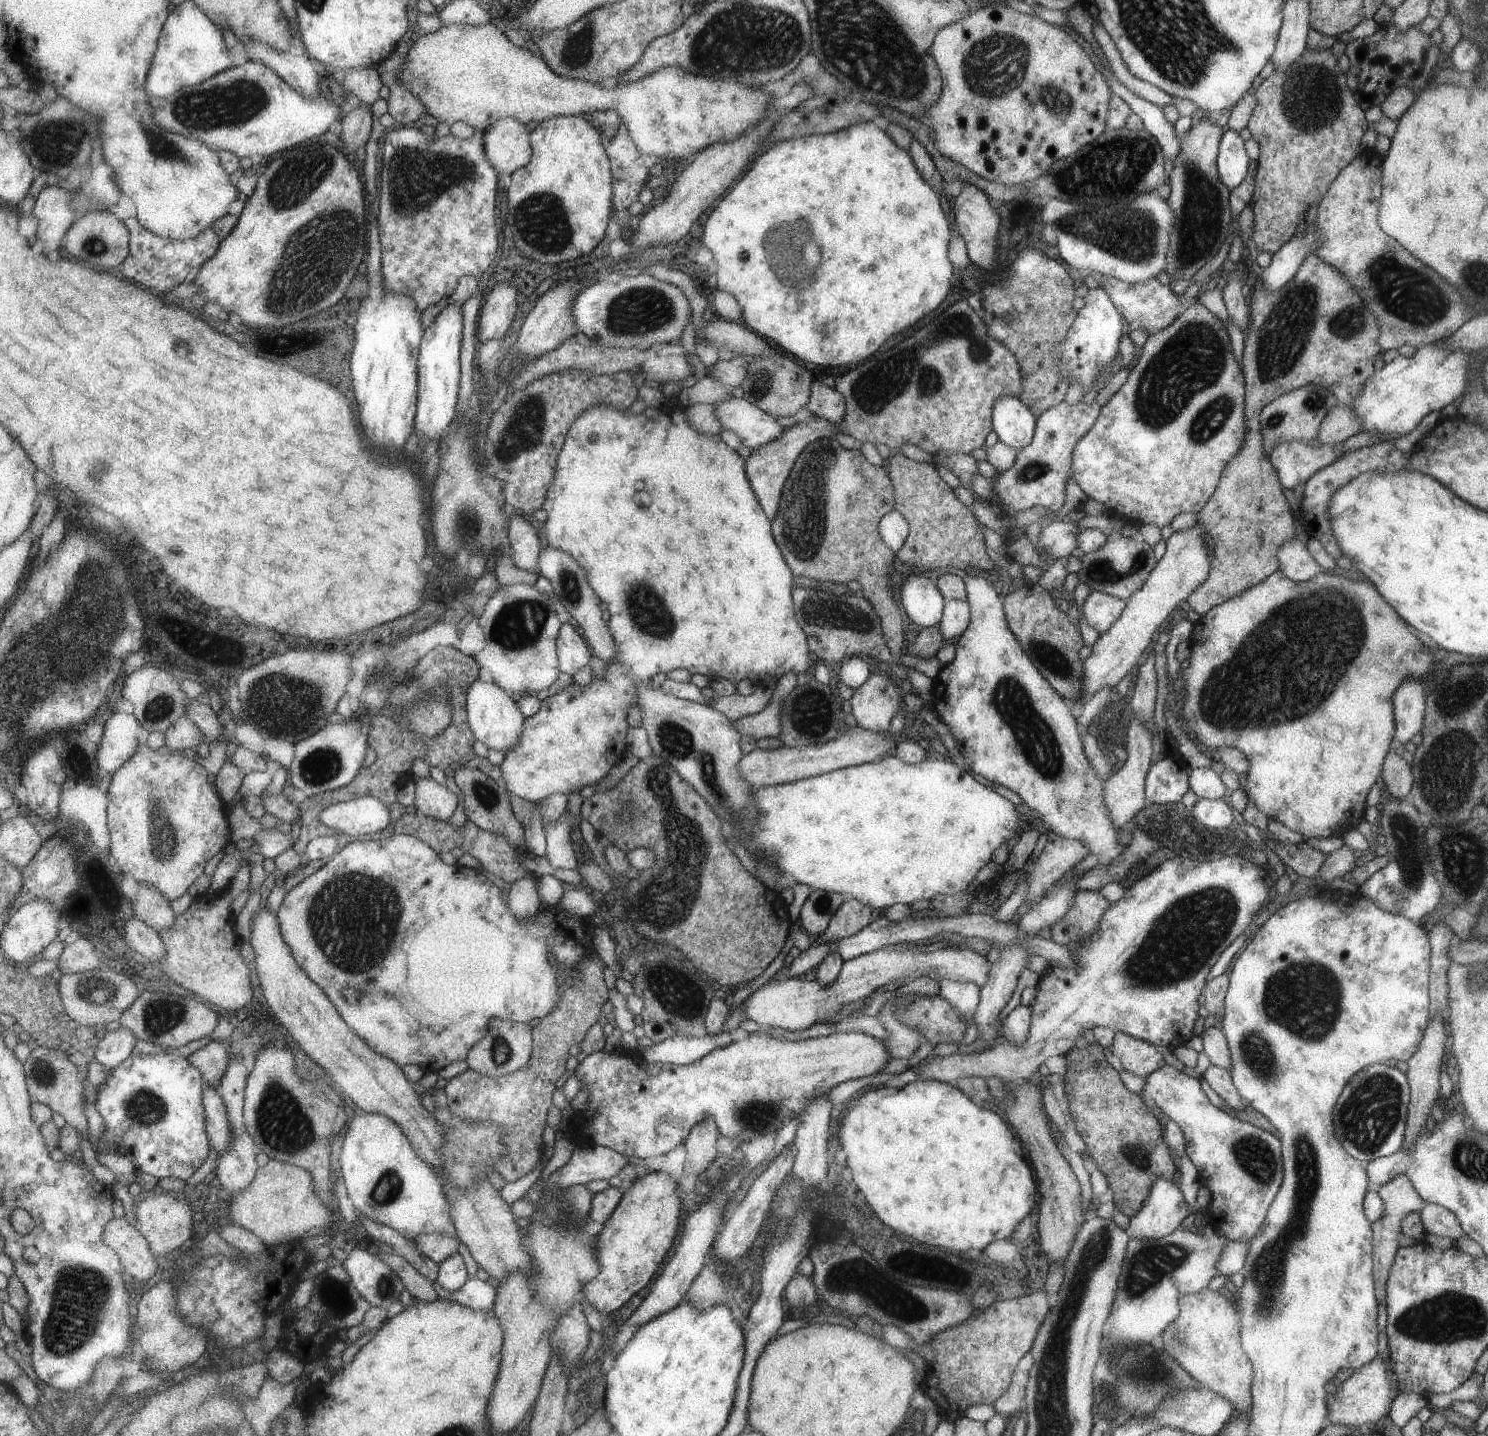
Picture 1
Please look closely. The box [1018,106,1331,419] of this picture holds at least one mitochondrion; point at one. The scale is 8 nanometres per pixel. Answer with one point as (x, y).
(1283, 335)

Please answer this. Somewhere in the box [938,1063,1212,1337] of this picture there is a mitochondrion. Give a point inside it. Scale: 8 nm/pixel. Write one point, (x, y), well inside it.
(1153, 1262)

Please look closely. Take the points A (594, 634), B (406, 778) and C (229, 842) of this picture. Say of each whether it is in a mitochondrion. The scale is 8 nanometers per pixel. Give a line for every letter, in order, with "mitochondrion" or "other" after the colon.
A: other
B: other
C: other

